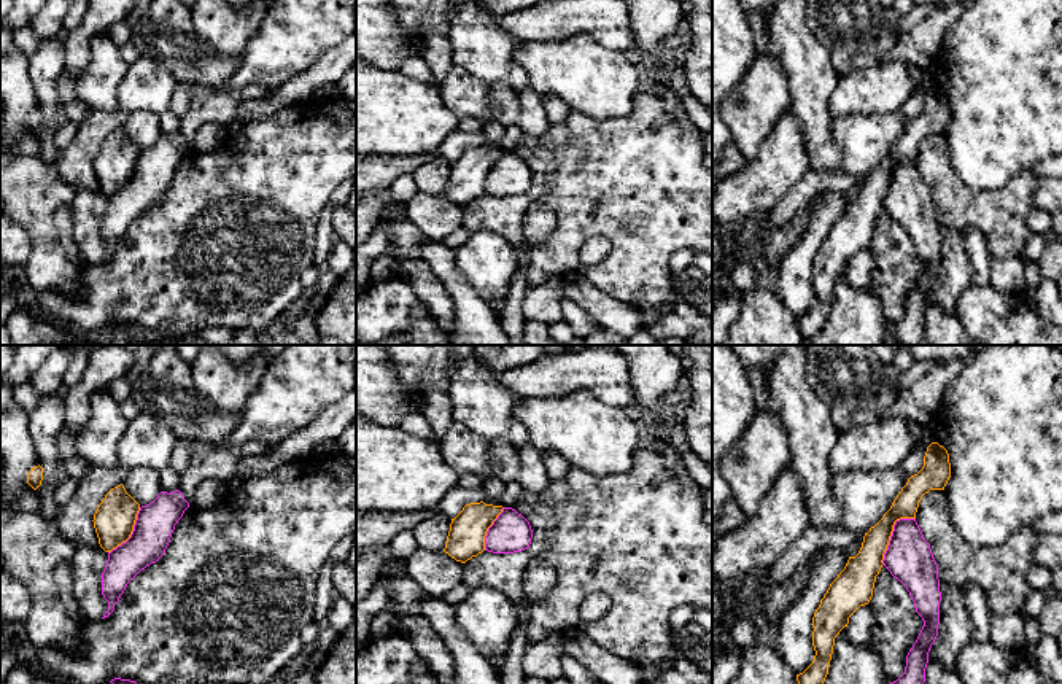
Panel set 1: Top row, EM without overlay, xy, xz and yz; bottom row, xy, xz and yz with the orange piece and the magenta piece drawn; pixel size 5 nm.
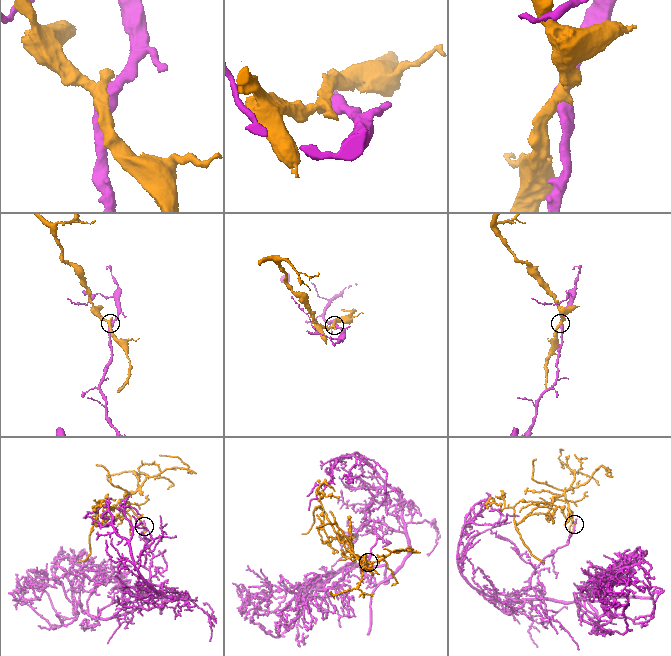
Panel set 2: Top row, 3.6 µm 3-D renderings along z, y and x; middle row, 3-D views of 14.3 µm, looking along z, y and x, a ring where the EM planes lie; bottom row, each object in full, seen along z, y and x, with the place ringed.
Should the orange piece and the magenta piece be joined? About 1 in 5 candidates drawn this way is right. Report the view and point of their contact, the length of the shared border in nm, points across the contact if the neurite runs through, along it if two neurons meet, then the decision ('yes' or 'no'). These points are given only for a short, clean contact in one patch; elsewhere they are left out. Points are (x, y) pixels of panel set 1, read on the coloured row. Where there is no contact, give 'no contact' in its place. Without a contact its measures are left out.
meets orange in yz at (891, 533); contact 280 nm long; no

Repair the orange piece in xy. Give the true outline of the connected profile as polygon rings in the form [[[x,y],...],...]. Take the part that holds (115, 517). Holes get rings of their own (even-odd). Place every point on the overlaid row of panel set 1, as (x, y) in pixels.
[[[122,484],[105,495],[92,520],[99,544],[105,552],[111,552],[130,538],[138,511],[140,504]]]

